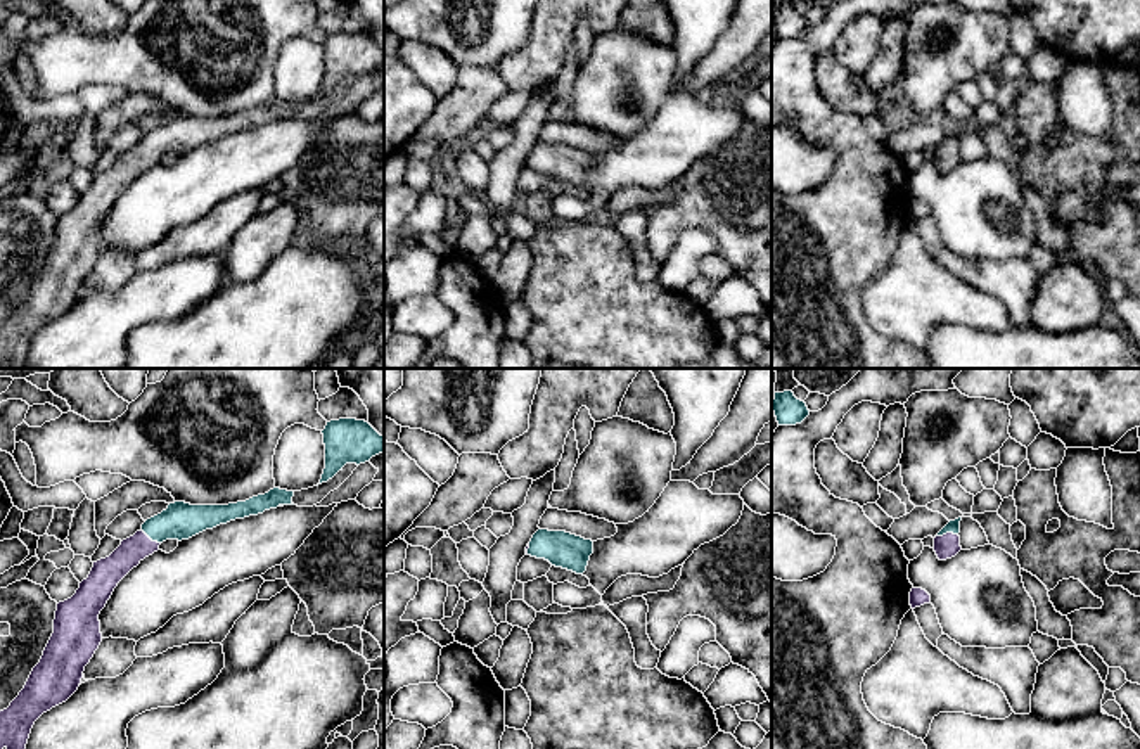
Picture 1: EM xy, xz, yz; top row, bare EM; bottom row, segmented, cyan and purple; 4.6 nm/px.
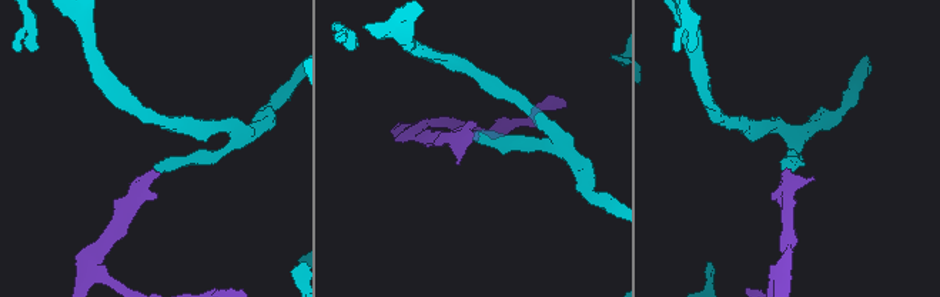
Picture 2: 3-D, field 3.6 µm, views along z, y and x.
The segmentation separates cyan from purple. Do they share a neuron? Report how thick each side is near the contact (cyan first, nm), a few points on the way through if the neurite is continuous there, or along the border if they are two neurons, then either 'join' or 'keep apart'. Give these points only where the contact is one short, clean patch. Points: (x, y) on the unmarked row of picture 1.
60/110 nm | across yz (954, 139), (947, 144), (948, 158) | join

